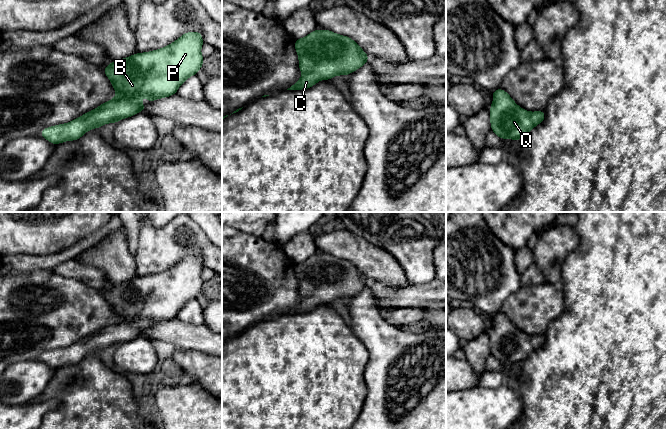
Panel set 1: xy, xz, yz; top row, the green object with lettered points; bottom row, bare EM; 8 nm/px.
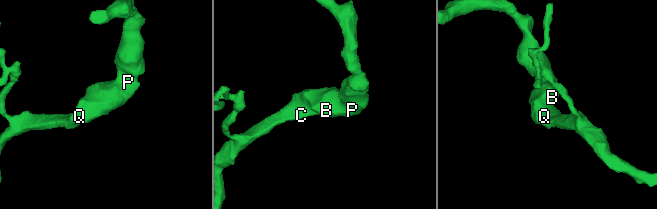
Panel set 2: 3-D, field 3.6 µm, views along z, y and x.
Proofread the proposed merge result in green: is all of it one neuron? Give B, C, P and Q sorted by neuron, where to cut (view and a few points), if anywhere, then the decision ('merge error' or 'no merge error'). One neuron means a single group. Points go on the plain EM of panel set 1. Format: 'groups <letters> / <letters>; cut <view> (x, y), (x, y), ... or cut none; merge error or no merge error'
groups B C P Q; cut none; no merge error

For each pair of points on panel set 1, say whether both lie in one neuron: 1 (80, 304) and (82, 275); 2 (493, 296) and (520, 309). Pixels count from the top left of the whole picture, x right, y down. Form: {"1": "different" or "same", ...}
{"1": "different", "2": "different"}

